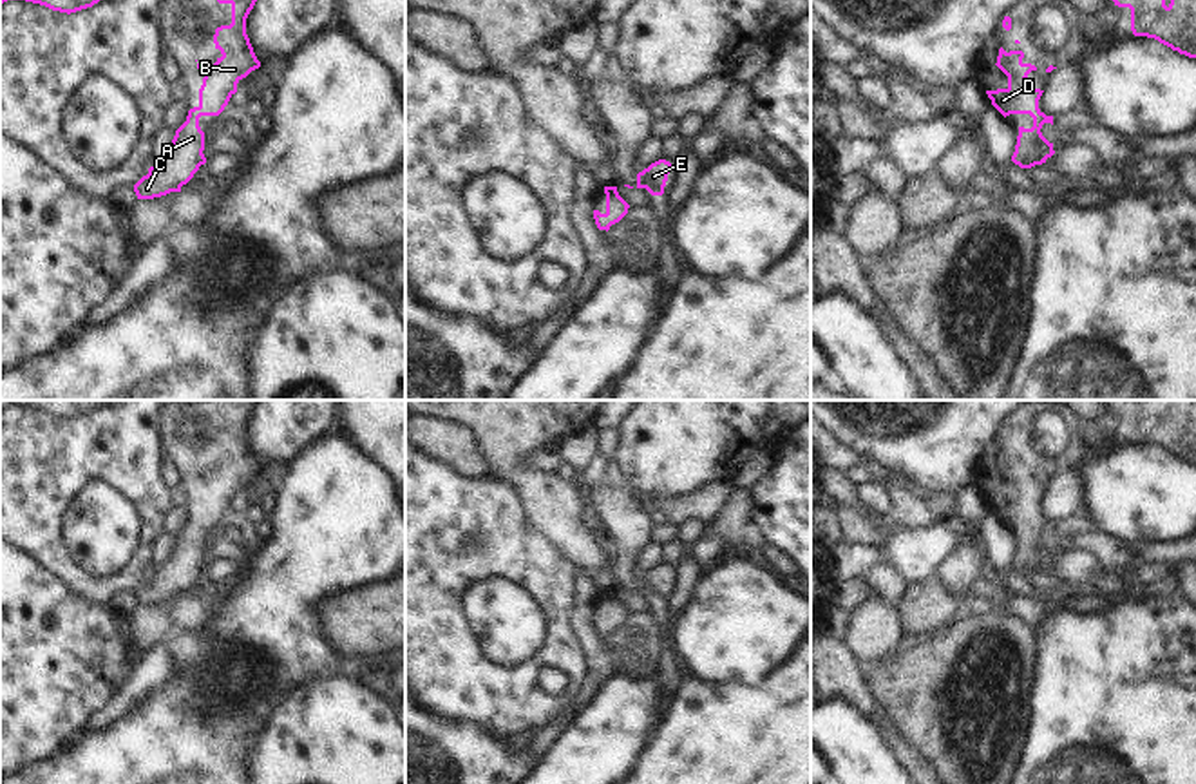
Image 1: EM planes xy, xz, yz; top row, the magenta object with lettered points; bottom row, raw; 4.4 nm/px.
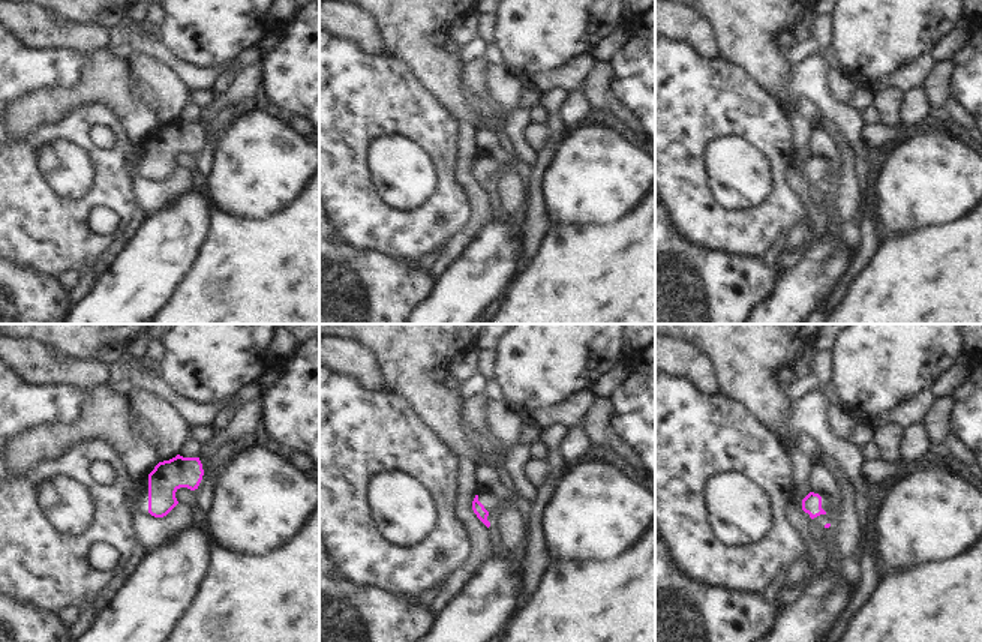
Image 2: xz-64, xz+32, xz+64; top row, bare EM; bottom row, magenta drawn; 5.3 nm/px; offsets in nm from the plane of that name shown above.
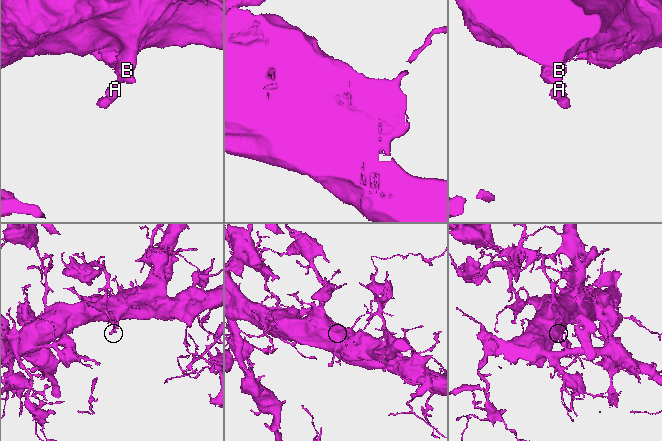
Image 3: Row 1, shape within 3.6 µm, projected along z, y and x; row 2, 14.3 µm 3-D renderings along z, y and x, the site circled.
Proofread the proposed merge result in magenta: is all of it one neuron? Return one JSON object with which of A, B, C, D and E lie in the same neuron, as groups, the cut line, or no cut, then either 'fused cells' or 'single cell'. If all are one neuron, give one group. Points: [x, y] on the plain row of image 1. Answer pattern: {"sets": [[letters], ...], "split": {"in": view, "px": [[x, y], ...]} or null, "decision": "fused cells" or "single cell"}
{"sets": [["A", "B", "C", "D", "E"]], "split": null, "decision": "single cell"}

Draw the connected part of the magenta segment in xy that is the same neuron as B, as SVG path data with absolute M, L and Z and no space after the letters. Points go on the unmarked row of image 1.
M219 400L217 407L232 411L232 429L217 433L214 440L215 454L223 462L212 473L197 469L197 474L204 480L199 511L188 516L186 527L176 536L163 565L134 590L138 605L181 598L181 592L206 569L203 559L204 538L199 532L199 523L219 521L237 498L237 489L261 473L246 440L246 424L257 407L257 400Z

